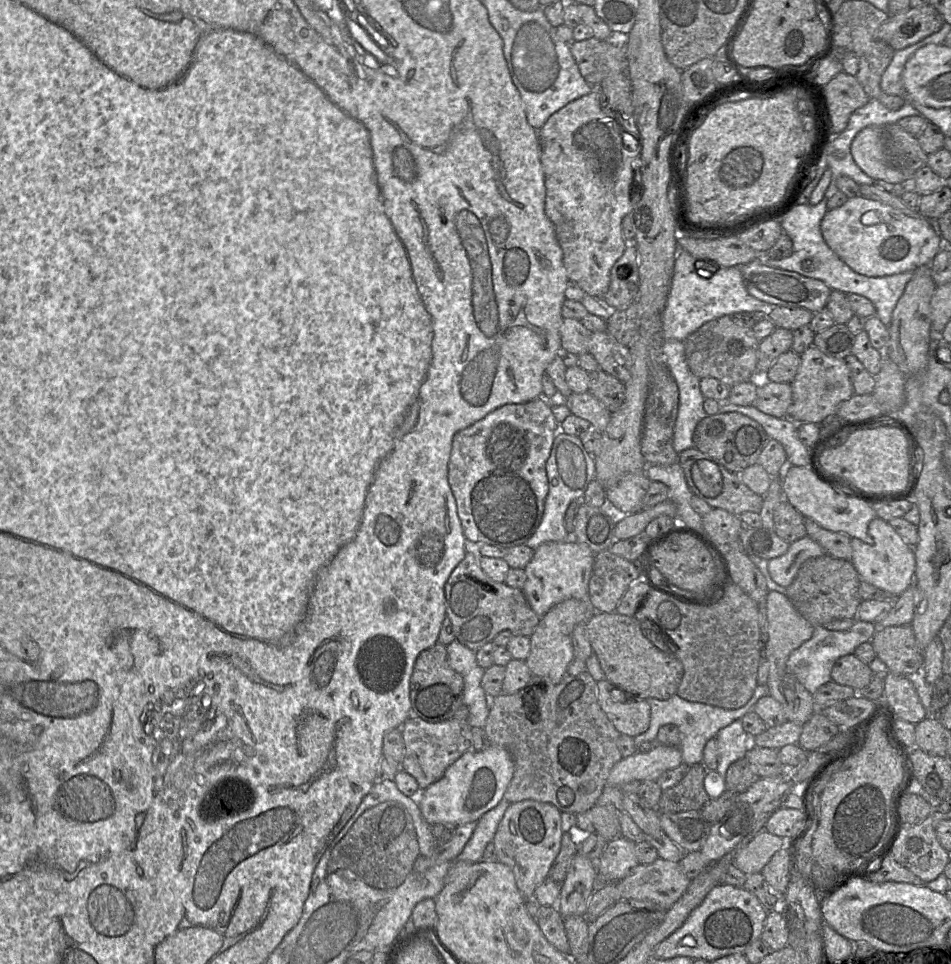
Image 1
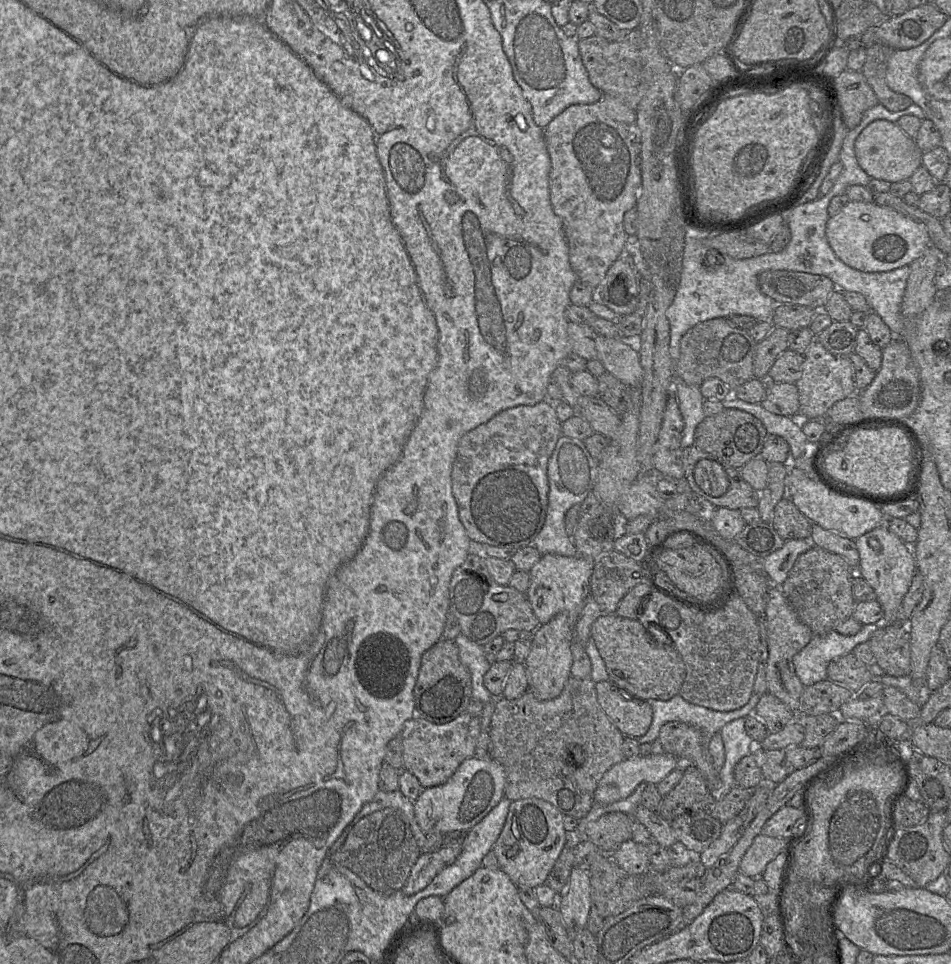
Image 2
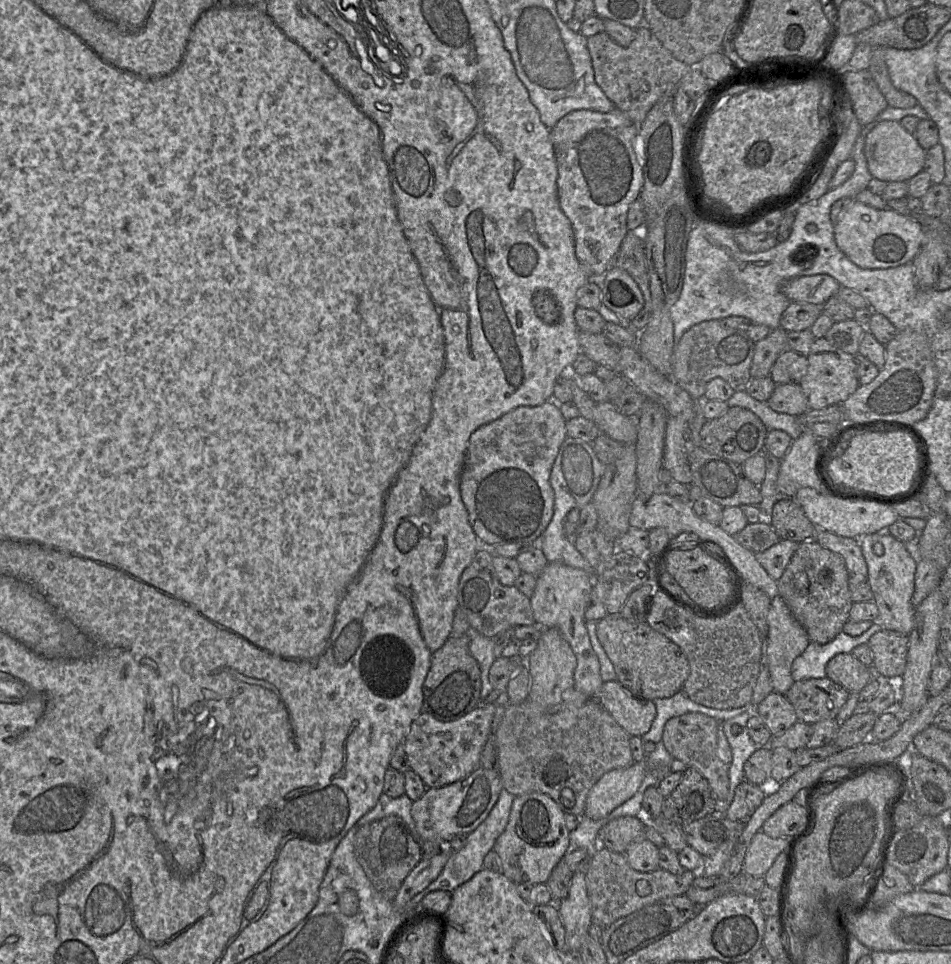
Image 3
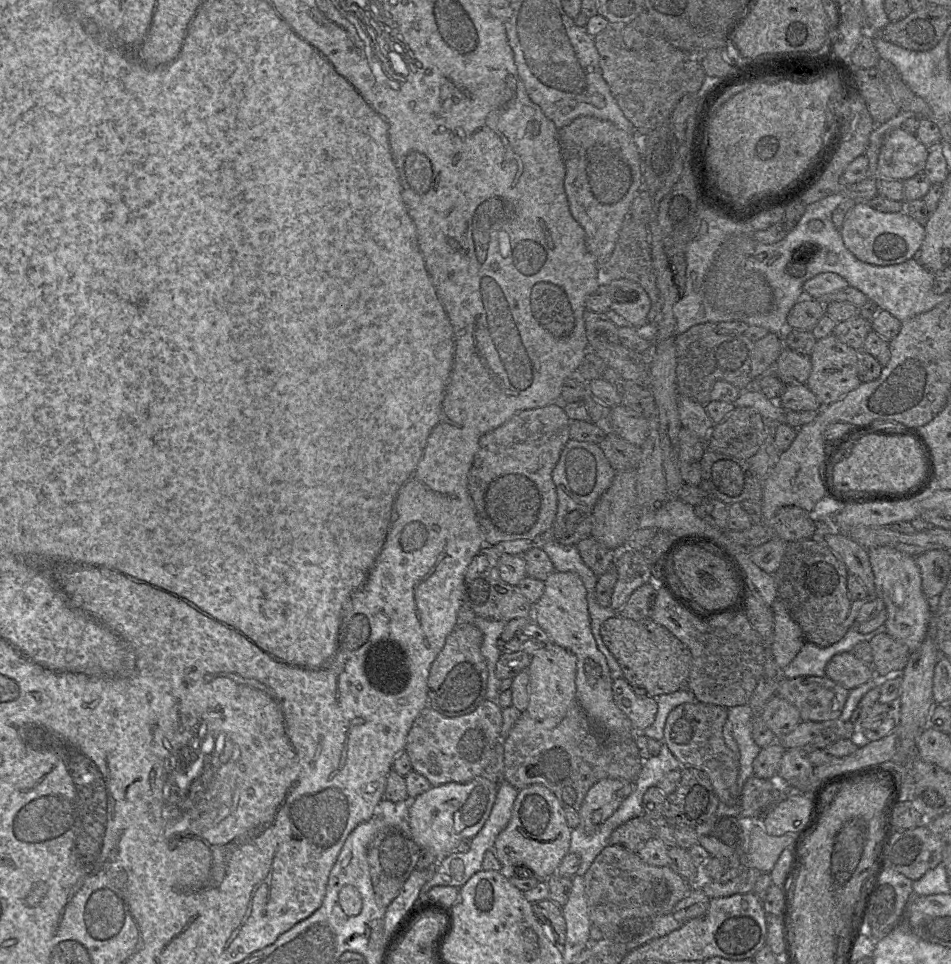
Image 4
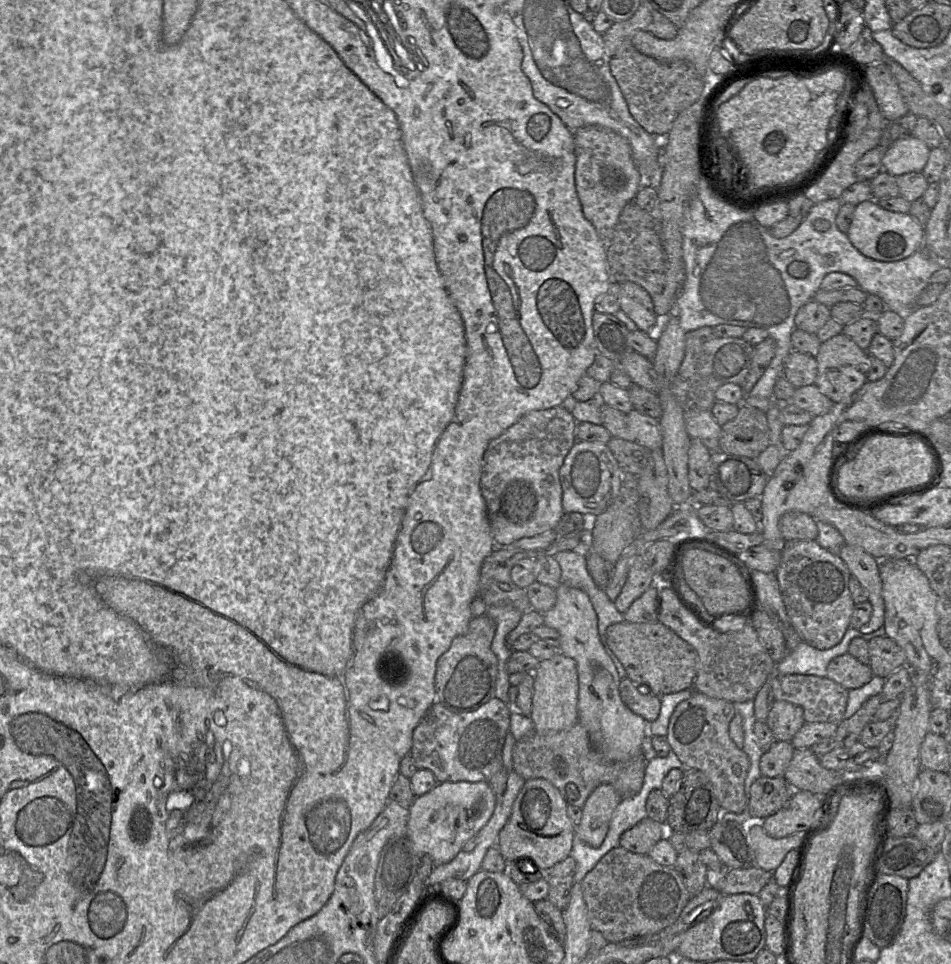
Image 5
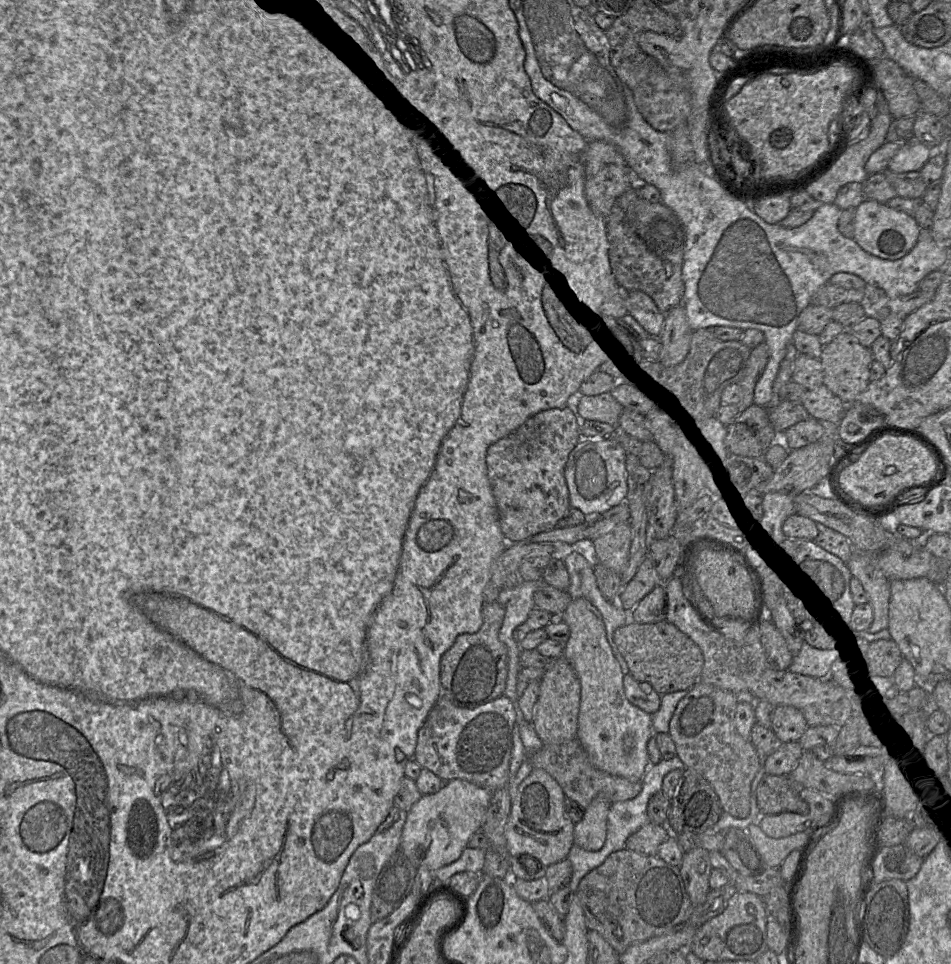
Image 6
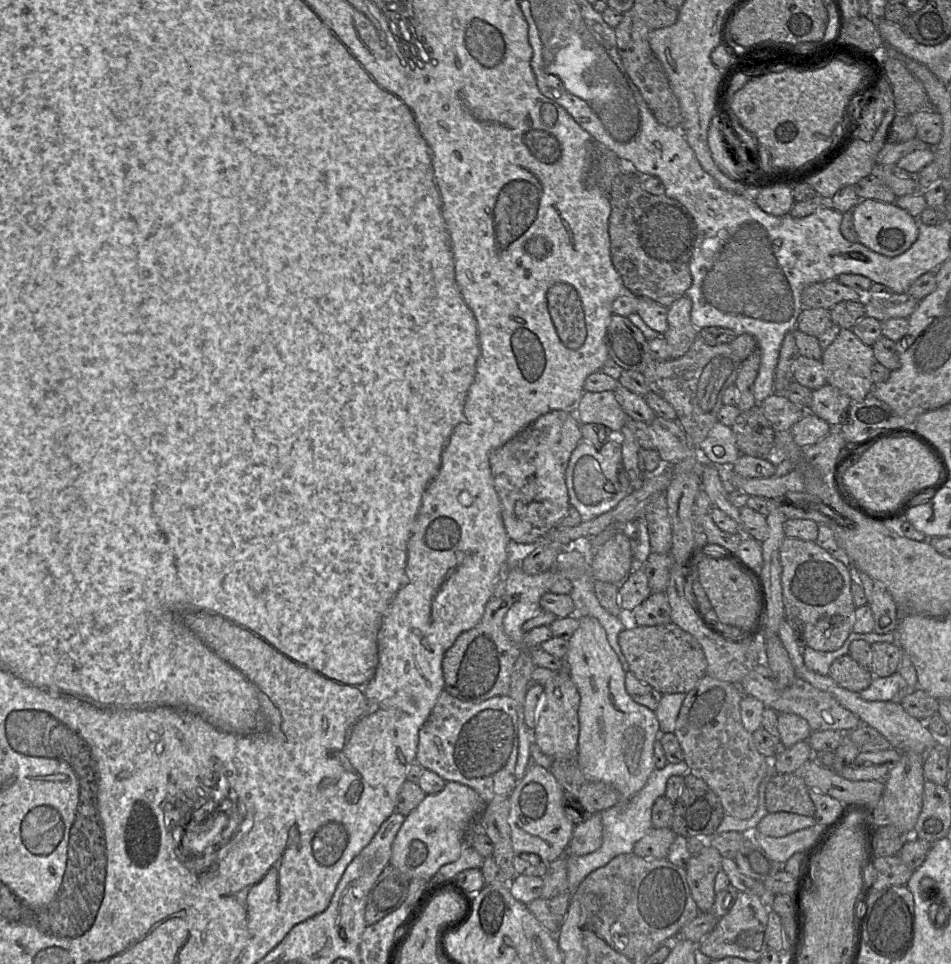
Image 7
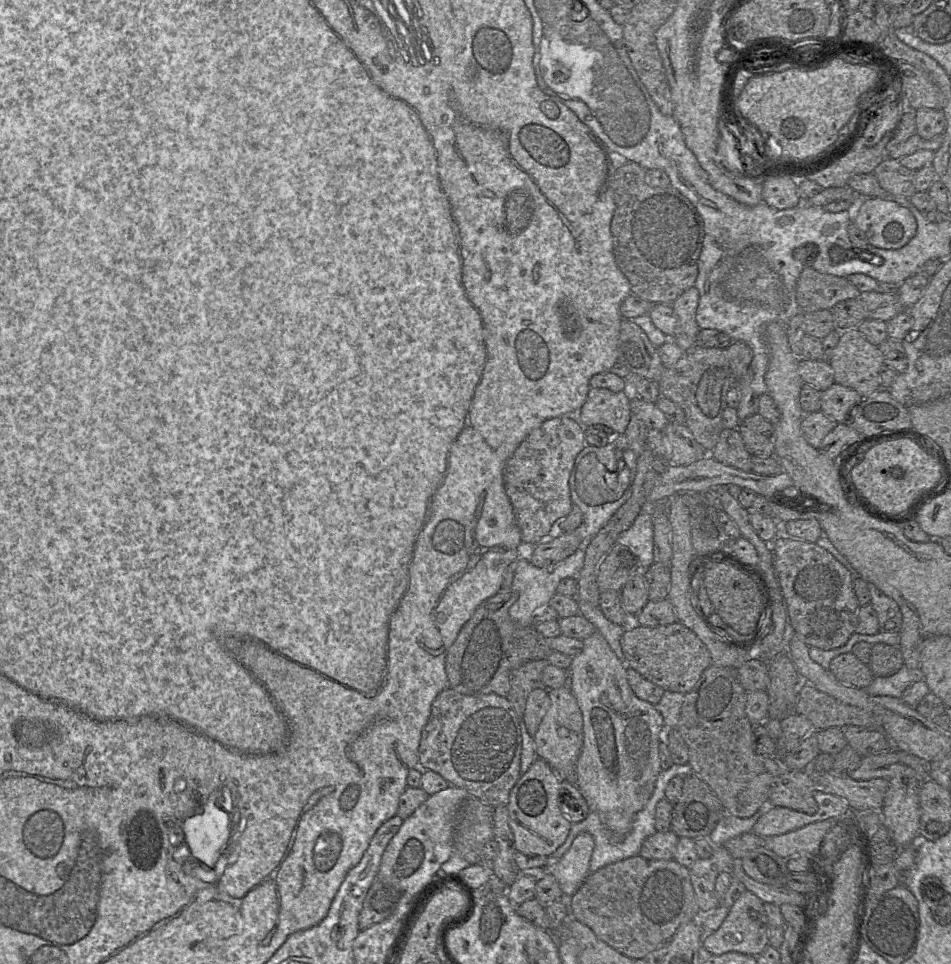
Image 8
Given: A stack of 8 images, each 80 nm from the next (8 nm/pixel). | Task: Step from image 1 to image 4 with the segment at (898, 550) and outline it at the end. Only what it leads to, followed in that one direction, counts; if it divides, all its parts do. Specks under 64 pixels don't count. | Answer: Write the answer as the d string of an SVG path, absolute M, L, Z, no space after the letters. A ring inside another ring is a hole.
M888 546L869 549L868 555L874 574L876 593L884 602L887 612L884 623L886 633L905 644L911 653L925 639L933 614L933 601L923 593L921 574L915 557Z

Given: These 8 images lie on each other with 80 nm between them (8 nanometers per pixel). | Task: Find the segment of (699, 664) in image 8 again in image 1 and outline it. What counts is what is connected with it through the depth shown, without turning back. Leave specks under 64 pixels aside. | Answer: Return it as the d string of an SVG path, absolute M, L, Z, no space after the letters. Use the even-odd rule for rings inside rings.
M593 612L592 615L586 621L586 631L587 631L587 636L591 644L593 653L597 656L599 660L601 668L603 669L605 673L606 680L611 682L613 685L615 685L617 688L625 692L627 695L637 699L667 700L677 693L677 690L683 678L684 669L683 669L683 665L681 661L676 656L674 656L674 654L676 654L675 648L673 646L668 647L667 646L668 642L665 642L664 640L662 642L664 646L666 647L667 651L662 651L659 648L657 648L647 637L648 629L646 629L646 631L643 632L639 624L639 621L635 618L635 616L625 616L617 612Z

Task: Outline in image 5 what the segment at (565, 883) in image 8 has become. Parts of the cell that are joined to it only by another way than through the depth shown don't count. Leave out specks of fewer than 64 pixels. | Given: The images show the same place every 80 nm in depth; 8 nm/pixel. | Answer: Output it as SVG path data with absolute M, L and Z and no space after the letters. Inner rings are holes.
M609 784L598 786L582 807L582 819L576 827L577 836L591 847L599 847L608 832L612 814L622 797Z

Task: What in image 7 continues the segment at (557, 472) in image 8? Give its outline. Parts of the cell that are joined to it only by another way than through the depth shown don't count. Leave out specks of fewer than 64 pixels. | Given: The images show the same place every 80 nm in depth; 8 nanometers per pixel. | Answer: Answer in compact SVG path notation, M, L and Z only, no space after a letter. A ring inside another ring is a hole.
M554 410L540 416L503 446L490 452L494 486L501 501L503 523L510 541L529 544L546 539L547 534L558 527L558 523L566 516L571 505L565 471L572 452L582 441L581 425L573 418L572 413Z

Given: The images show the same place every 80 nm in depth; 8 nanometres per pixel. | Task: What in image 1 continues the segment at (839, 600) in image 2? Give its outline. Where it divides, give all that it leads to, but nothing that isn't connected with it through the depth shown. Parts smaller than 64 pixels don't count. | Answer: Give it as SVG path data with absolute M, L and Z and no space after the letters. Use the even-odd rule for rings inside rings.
M825 553L802 564L793 582L786 588L786 595L813 626L824 626L832 620L855 619L862 601L859 595L860 581L861 578L850 560Z

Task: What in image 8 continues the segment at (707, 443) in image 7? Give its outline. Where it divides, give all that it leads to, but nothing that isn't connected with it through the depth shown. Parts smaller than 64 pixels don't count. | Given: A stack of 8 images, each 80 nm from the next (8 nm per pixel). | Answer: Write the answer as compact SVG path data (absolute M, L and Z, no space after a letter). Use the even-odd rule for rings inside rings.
M724 428L717 444L708 453L709 456L725 465L751 472L752 455L745 448L738 429Z

